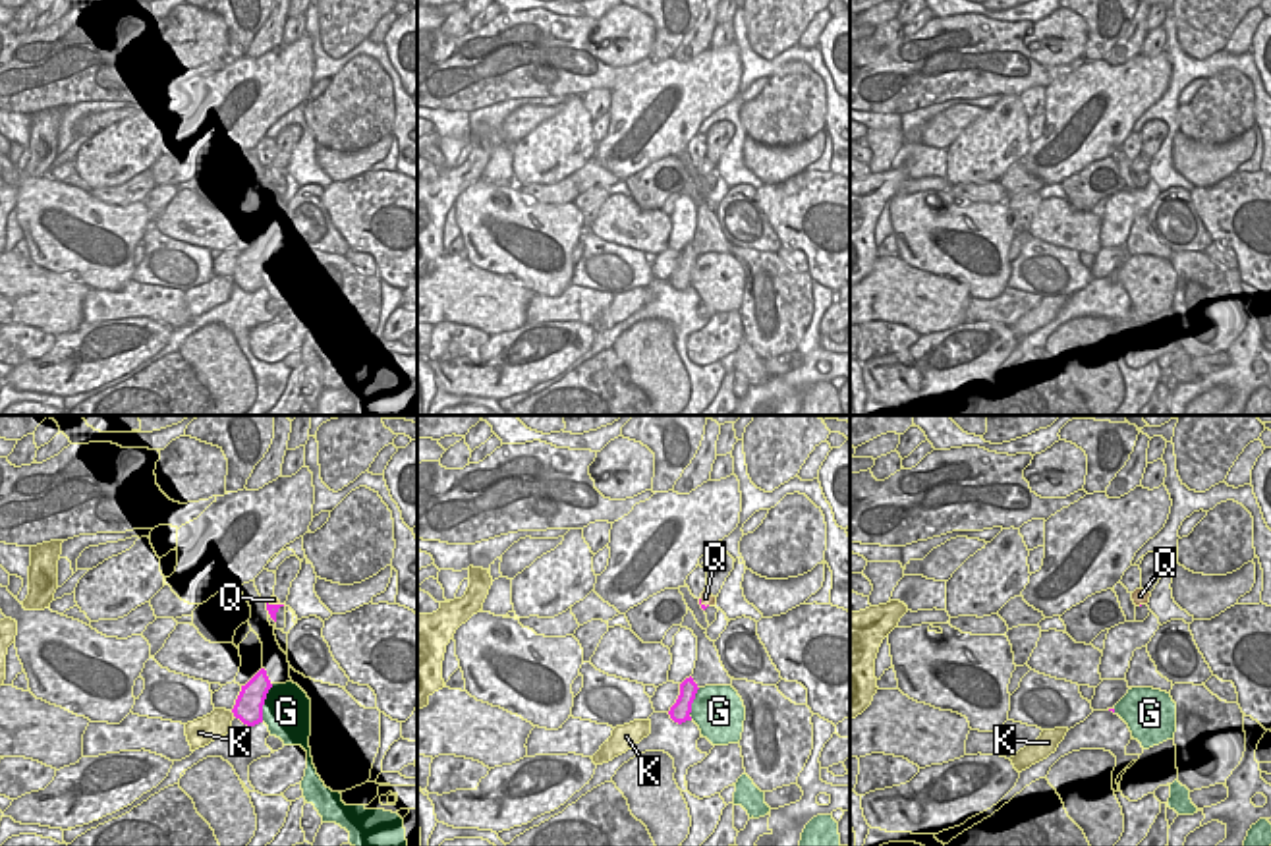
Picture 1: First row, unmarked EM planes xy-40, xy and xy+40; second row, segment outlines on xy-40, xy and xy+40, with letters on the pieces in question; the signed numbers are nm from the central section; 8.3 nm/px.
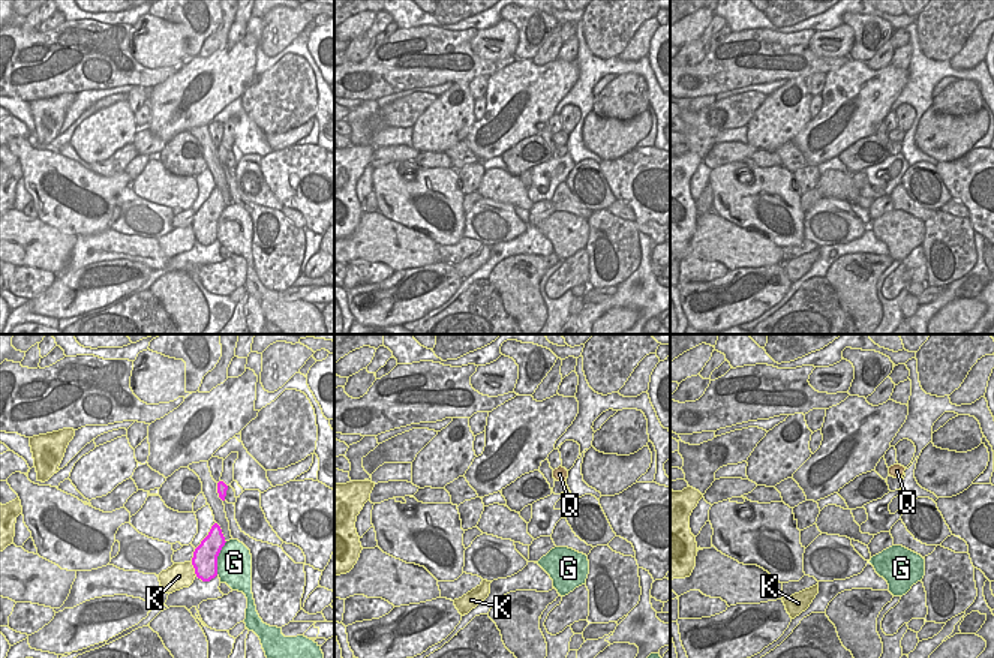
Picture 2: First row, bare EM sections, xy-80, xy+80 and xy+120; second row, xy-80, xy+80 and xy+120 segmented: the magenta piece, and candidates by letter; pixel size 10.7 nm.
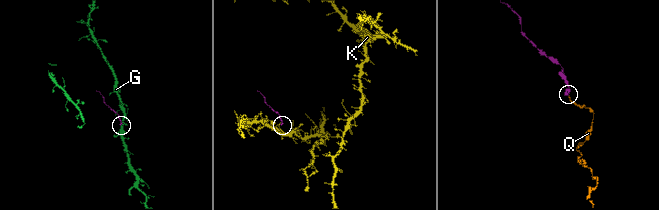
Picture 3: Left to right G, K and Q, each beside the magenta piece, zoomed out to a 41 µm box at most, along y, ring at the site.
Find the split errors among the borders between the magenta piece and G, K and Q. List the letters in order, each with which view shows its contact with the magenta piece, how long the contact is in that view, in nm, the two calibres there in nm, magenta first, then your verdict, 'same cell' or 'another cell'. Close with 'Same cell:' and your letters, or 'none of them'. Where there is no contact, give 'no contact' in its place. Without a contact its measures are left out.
G: contact in xy-40; length 340 nm; calibres 240 and 400 nm; another cell
K: contact in xy-40; length 60 nm; calibres 240 and 220 nm; another cell
Q: contact in xy-40; length 120 nm; calibres 90 and 70 nm; same cell
Same cell: Q

